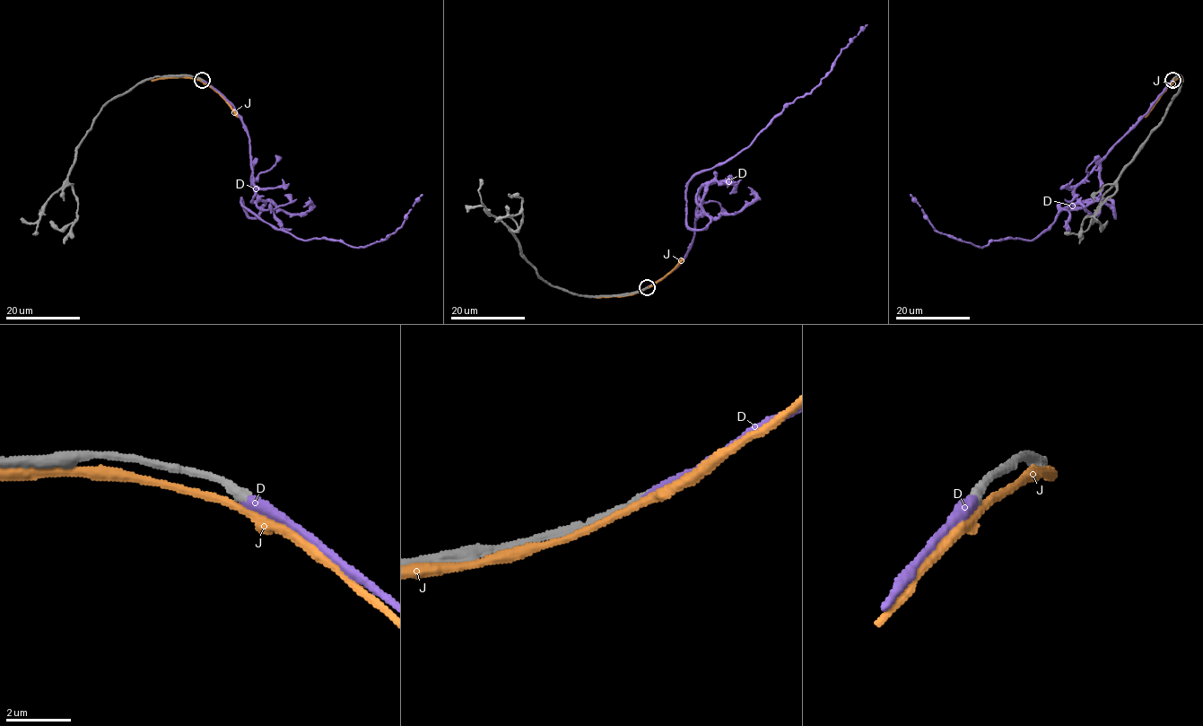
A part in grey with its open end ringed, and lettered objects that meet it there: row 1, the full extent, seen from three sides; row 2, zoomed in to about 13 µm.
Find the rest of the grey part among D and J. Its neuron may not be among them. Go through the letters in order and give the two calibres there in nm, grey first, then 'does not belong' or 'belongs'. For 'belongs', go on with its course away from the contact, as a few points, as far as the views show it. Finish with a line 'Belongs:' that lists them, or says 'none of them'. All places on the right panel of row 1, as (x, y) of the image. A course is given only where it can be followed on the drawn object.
D: 360/400 nm | belongs | via (1172, 80), (1094, 169), (1114, 217), (1108, 200), (1084, 200), (1034, 239), (979, 248), (937, 231), (910, 194)
J: 340/280 nm | does not belong
Belongs: D

